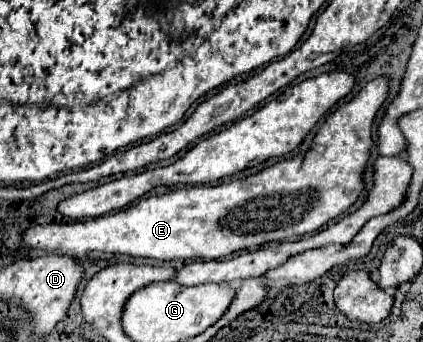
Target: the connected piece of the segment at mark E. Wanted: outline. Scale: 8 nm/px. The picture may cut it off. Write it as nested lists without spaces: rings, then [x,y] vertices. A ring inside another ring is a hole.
[[[376,77],[362,87],[362,91],[348,103],[340,105],[320,127],[314,137],[312,147],[304,157],[282,159],[276,165],[244,177],[234,179],[230,183],[208,185],[208,187],[192,187],[170,191],[166,195],[148,197],[140,203],[128,207],[126,211],[108,213],[96,219],[88,219],[84,223],[70,225],[32,225],[24,231],[22,239],[40,251],[58,251],[66,255],[84,257],[92,251],[106,253],[126,253],[132,257],[152,257],[152,259],[224,259],[236,251],[256,249],[270,241],[286,241],[292,237],[300,237],[306,233],[314,233],[338,215],[342,215],[362,193],[364,189],[364,169],[370,159],[372,149],[372,123],[388,97],[388,77]]]

